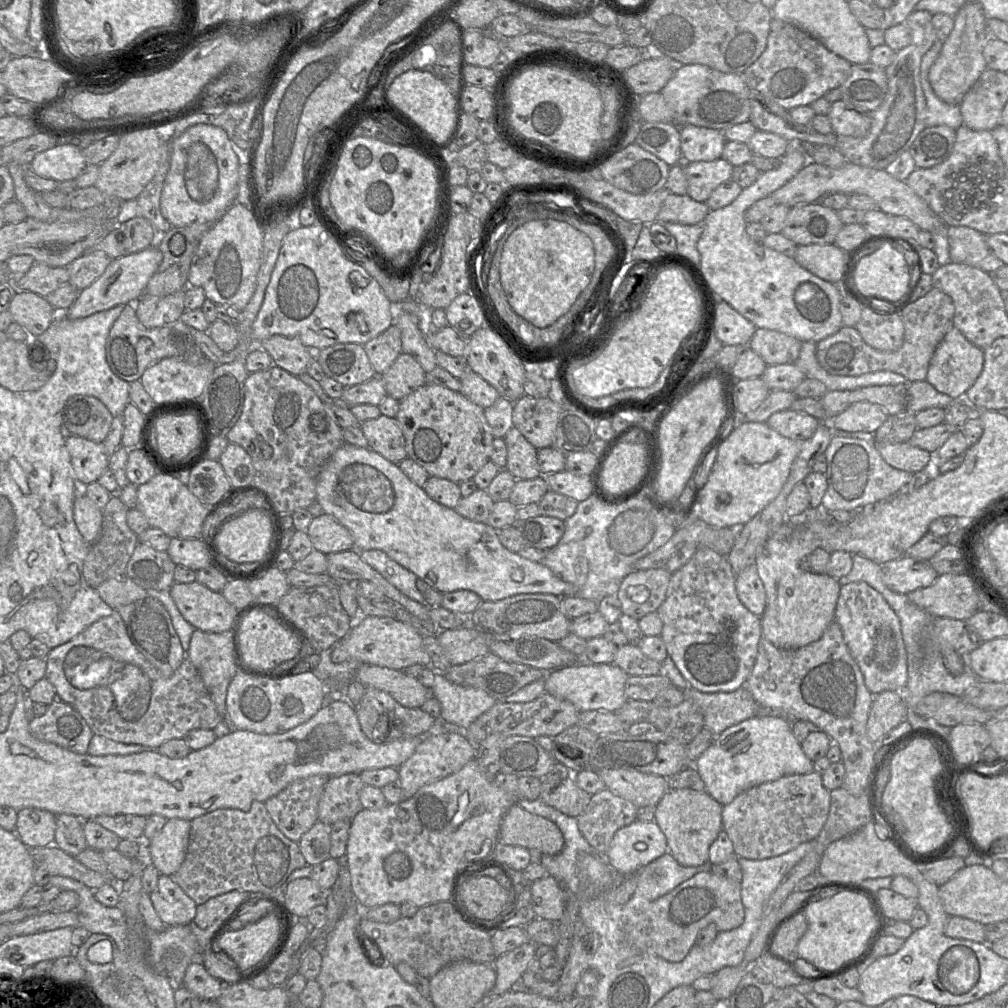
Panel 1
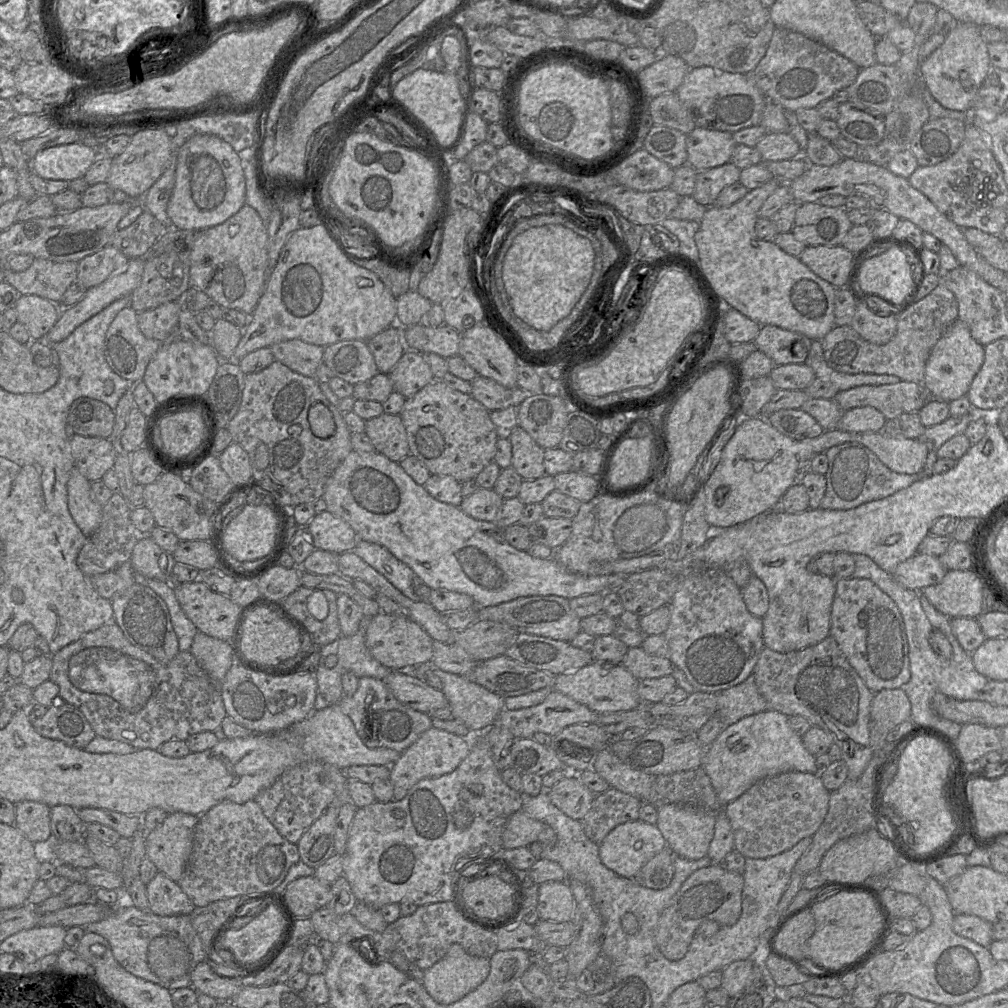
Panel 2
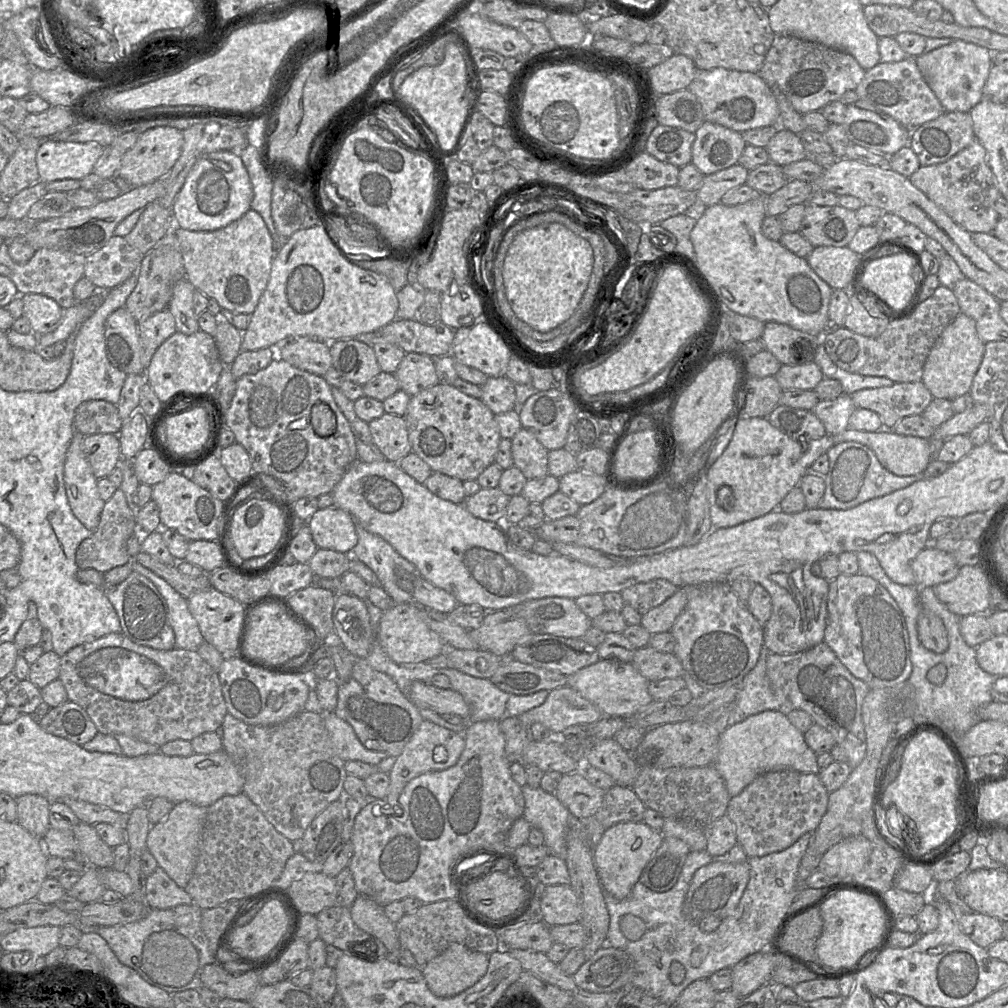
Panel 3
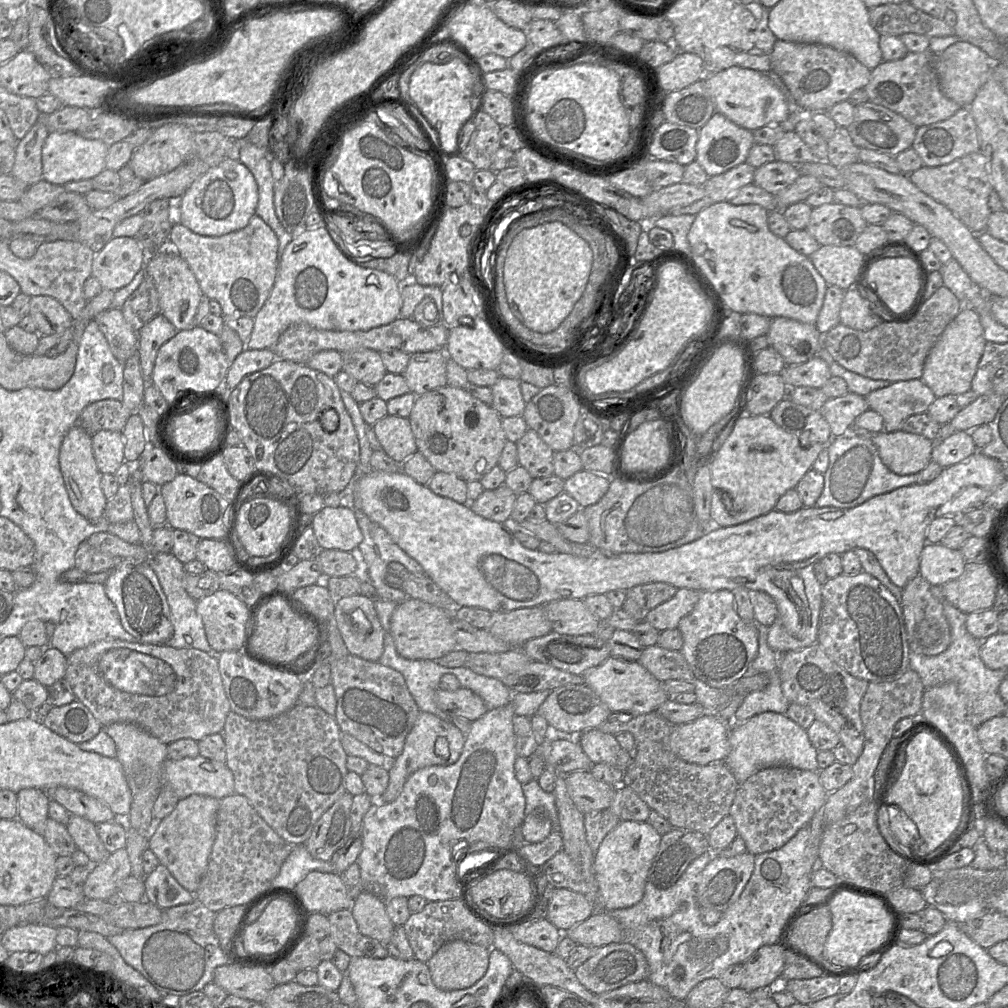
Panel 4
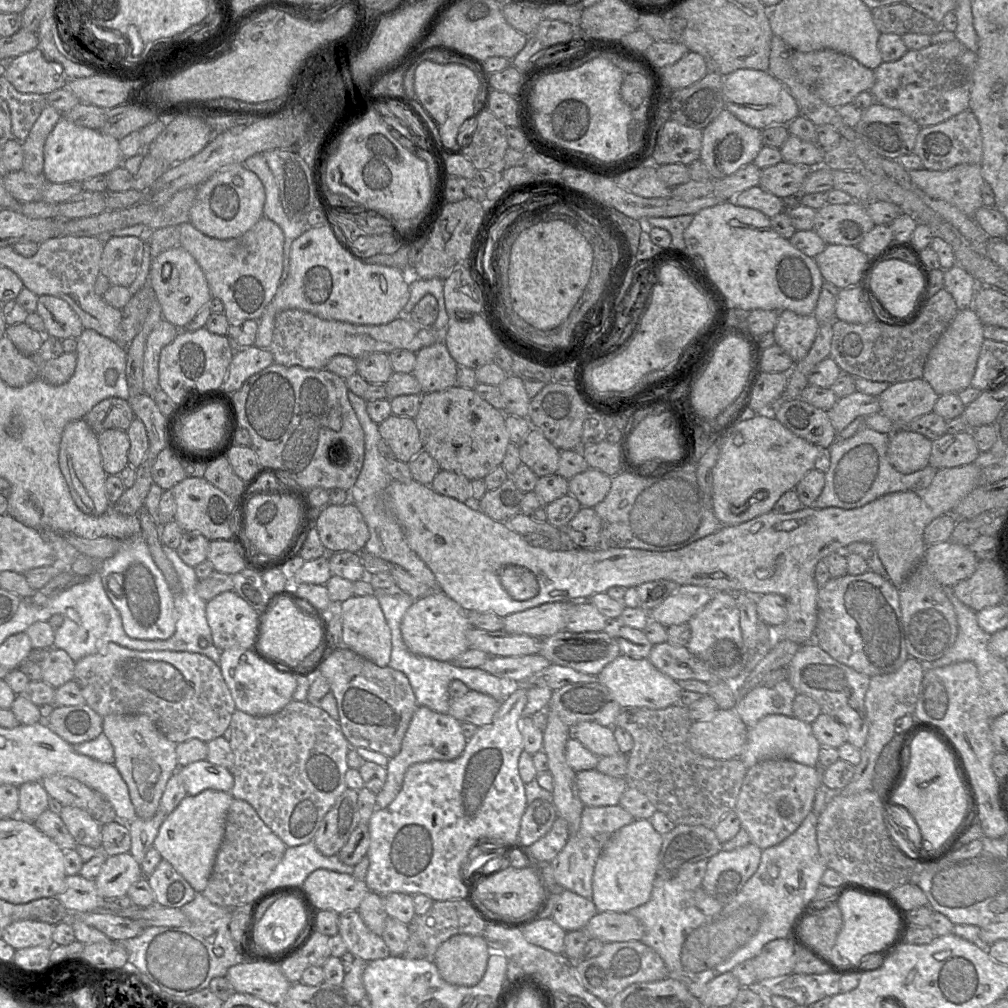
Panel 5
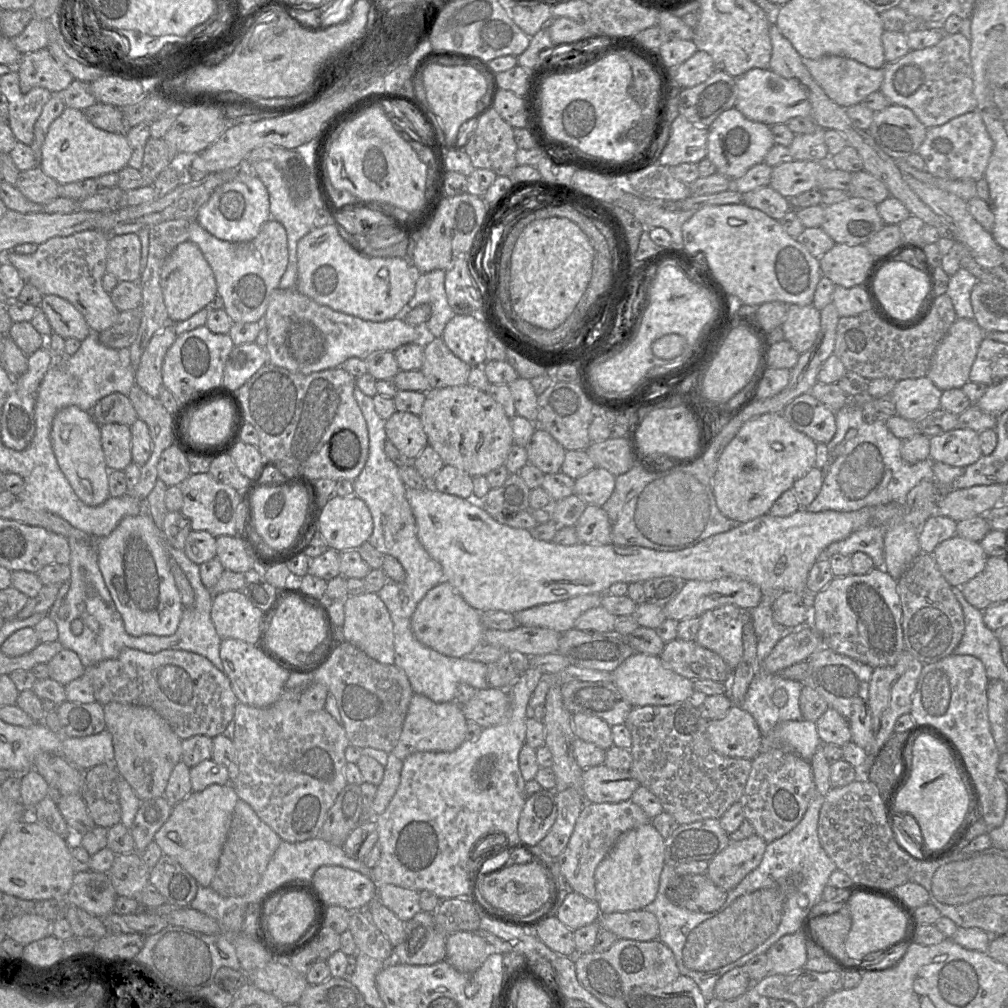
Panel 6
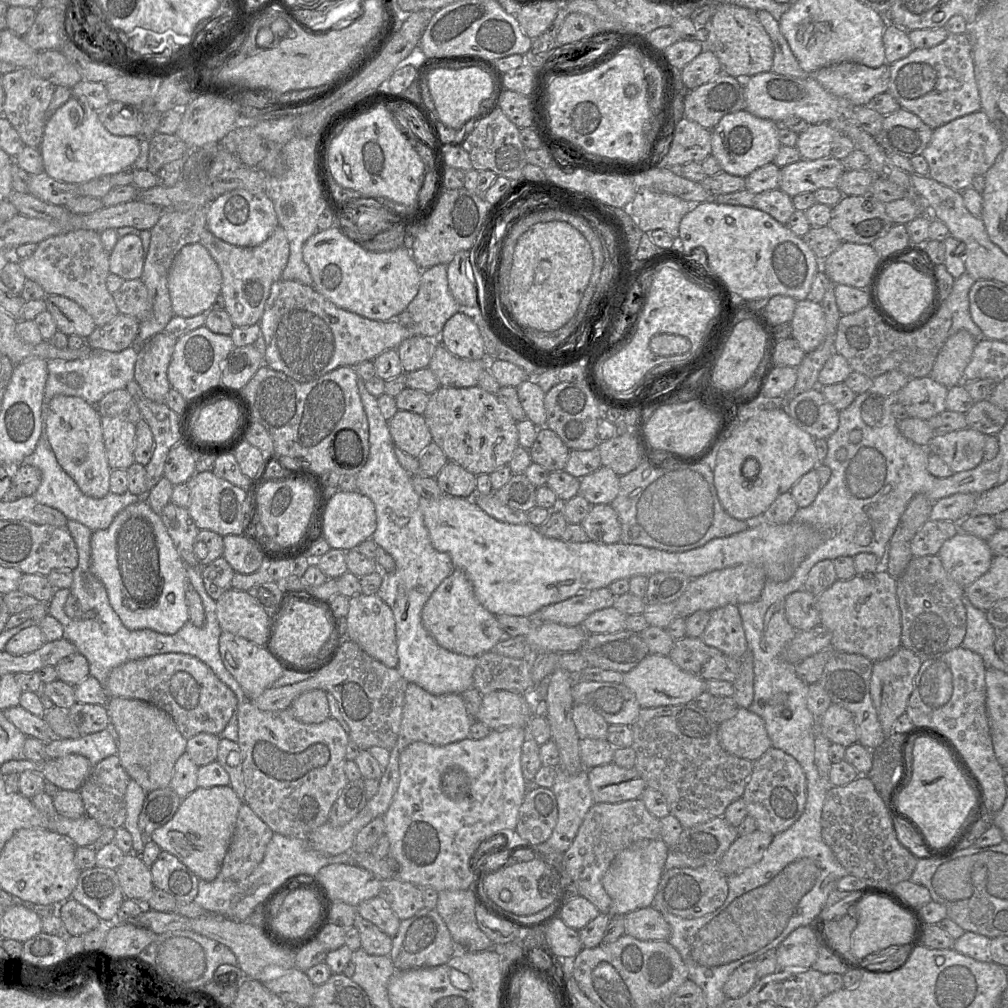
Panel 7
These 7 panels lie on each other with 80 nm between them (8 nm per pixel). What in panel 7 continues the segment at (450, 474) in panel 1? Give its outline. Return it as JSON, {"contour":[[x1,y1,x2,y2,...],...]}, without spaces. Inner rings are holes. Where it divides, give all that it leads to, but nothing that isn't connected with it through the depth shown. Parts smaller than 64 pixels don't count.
{"contour":[[480,386,440,387,430,394,424,418,432,440,453,461,474,475,491,474,507,466,518,447,517,422,506,405]]}

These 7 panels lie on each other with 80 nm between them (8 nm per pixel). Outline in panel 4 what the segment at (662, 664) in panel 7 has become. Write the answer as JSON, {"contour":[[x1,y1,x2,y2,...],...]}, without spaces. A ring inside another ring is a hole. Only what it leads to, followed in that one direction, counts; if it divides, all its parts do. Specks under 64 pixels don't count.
{"contour":[[610,656,601,664,586,670,582,677,585,684,598,695,612,713,646,714,654,712,659,705,669,699,662,683,638,661,626,661]]}

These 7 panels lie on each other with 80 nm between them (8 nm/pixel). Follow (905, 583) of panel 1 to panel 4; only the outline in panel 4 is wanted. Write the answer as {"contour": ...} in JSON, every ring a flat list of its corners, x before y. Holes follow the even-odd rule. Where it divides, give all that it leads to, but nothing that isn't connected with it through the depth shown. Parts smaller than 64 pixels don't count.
{"contour":[[926,543,920,556,919,574,930,585,942,587,959,578,965,565,960,550,947,548,941,543]]}

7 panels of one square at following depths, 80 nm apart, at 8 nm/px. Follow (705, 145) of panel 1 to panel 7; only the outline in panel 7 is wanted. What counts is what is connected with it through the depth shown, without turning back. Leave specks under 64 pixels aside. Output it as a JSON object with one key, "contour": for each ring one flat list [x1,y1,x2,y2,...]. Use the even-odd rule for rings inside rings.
{"contour":[[740,110,722,117,712,129,711,154,718,160,722,171,747,177,751,172,773,162,781,143,778,137,779,124]]}

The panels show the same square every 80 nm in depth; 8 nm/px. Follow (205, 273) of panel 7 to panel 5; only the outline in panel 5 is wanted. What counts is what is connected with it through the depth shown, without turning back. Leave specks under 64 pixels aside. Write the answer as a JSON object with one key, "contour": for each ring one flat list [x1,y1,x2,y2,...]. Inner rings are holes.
{"contour":[[182,246,168,249,151,260,147,284,155,292,162,309,163,319,178,329,184,329,193,320,201,307,212,298,201,267]]}

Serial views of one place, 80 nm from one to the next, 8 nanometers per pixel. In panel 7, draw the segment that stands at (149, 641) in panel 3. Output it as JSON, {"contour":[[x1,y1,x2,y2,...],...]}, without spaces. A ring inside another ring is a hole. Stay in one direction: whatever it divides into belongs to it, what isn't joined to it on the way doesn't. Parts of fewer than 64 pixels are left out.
{"contour":[[144,497,121,510,108,528,92,532,91,564,93,573,106,588,112,608,127,629,151,629,171,635,189,621,187,565,174,546,162,517,151,509]]}

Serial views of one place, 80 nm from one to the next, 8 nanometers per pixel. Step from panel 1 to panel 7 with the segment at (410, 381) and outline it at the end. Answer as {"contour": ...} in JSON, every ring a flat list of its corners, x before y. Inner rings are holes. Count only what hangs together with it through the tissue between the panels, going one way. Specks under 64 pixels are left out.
{"contour":[[438,341,429,366,442,387,466,388,477,386,481,374,488,369,488,360,460,358]]}

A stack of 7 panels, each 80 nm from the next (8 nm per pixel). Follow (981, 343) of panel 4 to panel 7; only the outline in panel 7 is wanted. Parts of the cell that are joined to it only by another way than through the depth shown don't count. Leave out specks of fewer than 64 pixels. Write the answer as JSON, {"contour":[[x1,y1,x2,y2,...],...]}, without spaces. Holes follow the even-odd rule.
{"contour":[[966,330,950,335,938,353,930,377,948,388,961,384,976,343]]}

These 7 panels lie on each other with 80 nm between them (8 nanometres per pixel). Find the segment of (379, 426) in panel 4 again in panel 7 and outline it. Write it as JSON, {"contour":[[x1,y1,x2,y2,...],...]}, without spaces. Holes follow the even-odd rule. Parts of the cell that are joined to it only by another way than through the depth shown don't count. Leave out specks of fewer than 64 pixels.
{"contour":[[398,409,388,425,395,446,416,458,433,441,424,415]]}

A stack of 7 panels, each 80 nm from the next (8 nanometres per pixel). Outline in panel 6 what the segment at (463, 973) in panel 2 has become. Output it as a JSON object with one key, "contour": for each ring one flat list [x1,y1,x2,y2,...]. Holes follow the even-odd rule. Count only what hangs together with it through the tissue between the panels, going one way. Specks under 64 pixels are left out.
{"contour":[[459,931,445,941,445,959,461,973,473,973,491,952,485,939,476,932]]}

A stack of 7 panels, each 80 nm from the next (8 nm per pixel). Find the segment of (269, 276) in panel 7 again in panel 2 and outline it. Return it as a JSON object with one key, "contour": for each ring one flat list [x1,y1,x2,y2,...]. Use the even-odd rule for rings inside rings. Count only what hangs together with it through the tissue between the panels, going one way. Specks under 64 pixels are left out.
{"contour":[[246,204,224,223,196,231,190,253,190,287,202,290,221,307,251,315,265,291,267,243,265,223,258,212]]}

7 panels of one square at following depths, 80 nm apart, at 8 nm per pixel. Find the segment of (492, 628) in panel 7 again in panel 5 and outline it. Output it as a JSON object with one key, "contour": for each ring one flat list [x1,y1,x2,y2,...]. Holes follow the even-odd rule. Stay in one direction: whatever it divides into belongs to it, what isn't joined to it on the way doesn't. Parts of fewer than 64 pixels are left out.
{"contour":[[437,589,417,599,407,609,401,622,401,633,407,649,413,654,439,661,453,661,470,648,467,640,467,629,470,626,467,611]]}

